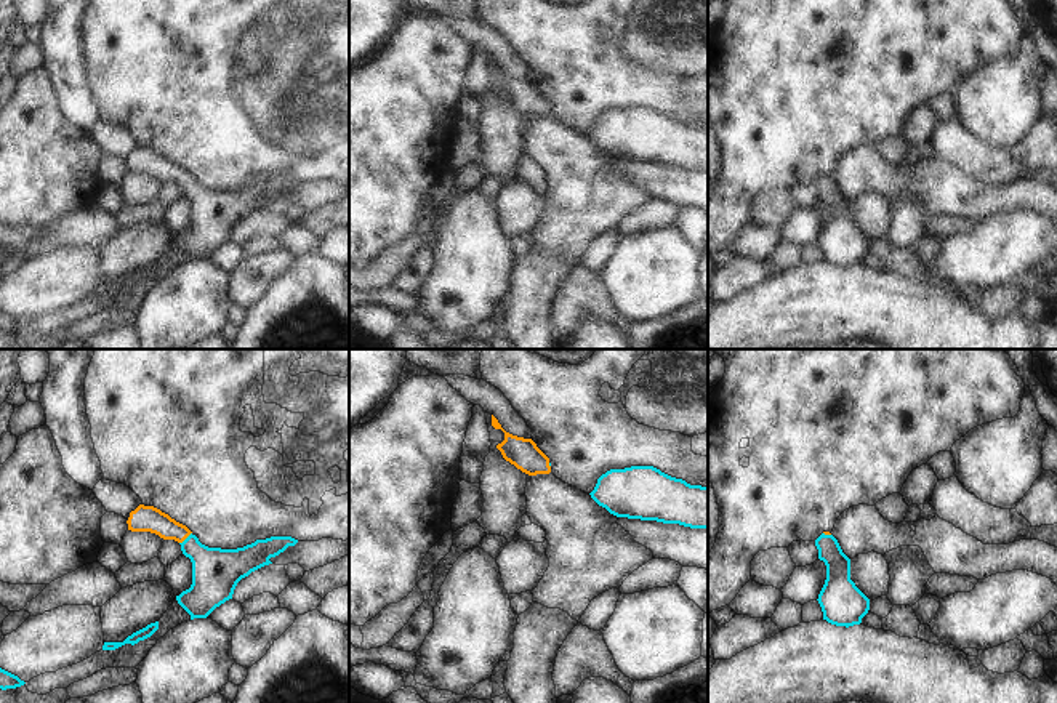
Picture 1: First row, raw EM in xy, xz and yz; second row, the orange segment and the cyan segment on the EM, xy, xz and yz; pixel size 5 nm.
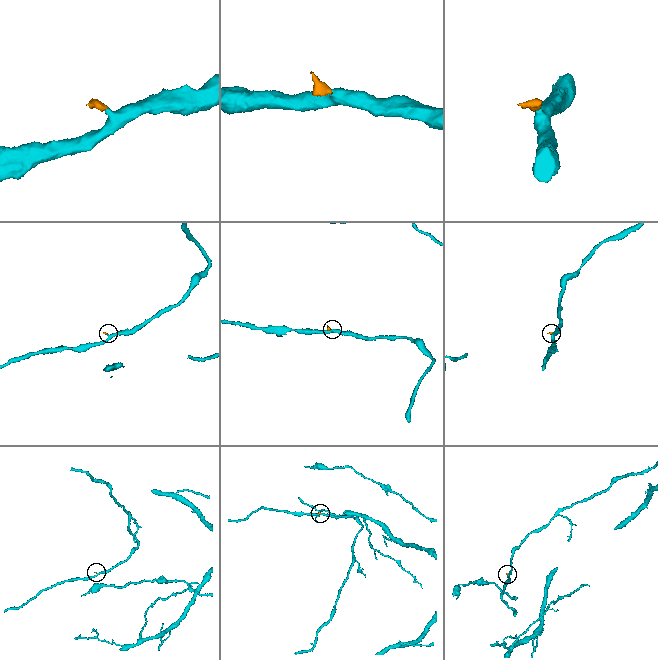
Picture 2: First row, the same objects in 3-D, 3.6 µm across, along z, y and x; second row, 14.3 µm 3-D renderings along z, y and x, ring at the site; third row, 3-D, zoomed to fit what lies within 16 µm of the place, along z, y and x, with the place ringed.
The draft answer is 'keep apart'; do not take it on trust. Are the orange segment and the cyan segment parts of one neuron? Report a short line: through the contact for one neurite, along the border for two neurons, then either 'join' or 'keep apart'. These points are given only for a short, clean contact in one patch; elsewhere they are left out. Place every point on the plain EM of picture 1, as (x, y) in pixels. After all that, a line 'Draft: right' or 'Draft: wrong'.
xy (151, 160), (176, 172), (184, 180), (215, 213) | join
Draft: wrong

